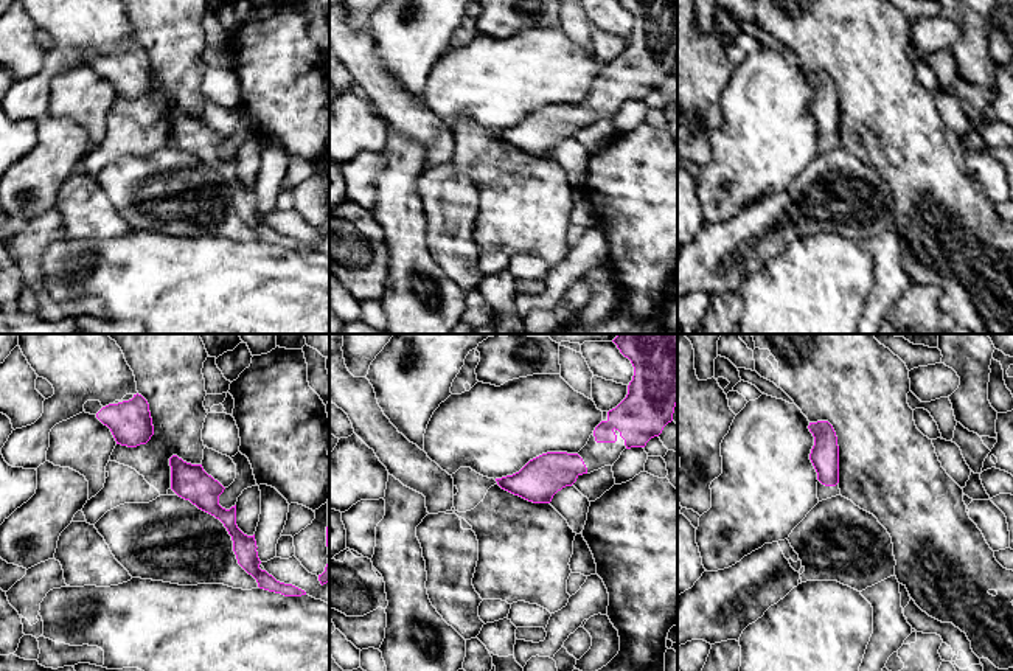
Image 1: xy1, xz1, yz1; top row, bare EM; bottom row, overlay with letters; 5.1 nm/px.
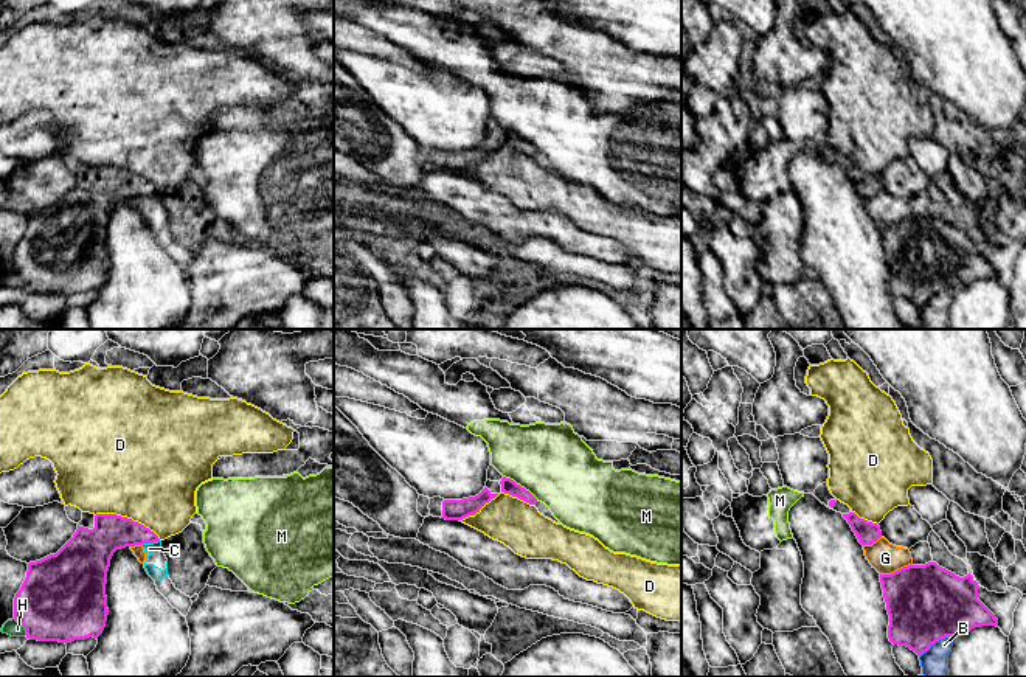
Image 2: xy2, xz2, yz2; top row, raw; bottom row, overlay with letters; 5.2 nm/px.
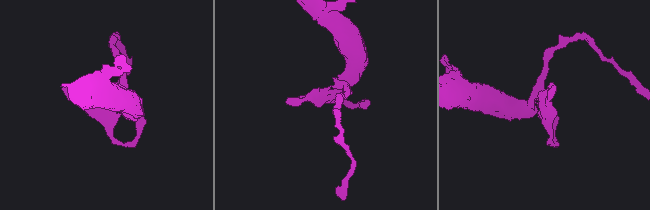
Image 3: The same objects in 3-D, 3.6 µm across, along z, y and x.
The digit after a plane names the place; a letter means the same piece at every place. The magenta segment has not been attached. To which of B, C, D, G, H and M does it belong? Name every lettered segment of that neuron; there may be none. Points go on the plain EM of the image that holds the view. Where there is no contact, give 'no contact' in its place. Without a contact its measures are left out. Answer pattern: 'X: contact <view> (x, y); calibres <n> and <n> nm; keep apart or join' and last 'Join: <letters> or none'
B: contact yz2 (933, 295); calibres 400 and 140 nm; keep apart
C: contact xy2 (149, 194); calibres 190 and 60 nm; keep apart
D: contact xy2 (126, 170); calibres 220 and 500 nm; keep apart
G: contact yz2 (897, 222); calibres 400 and 160 nm; keep apart
H: contact xy2 (22, 277); calibres 440 and 90 nm; keep apart
M: contact xz2 (519, 137); calibres 80 and 380 nm; keep apart
Join: none

